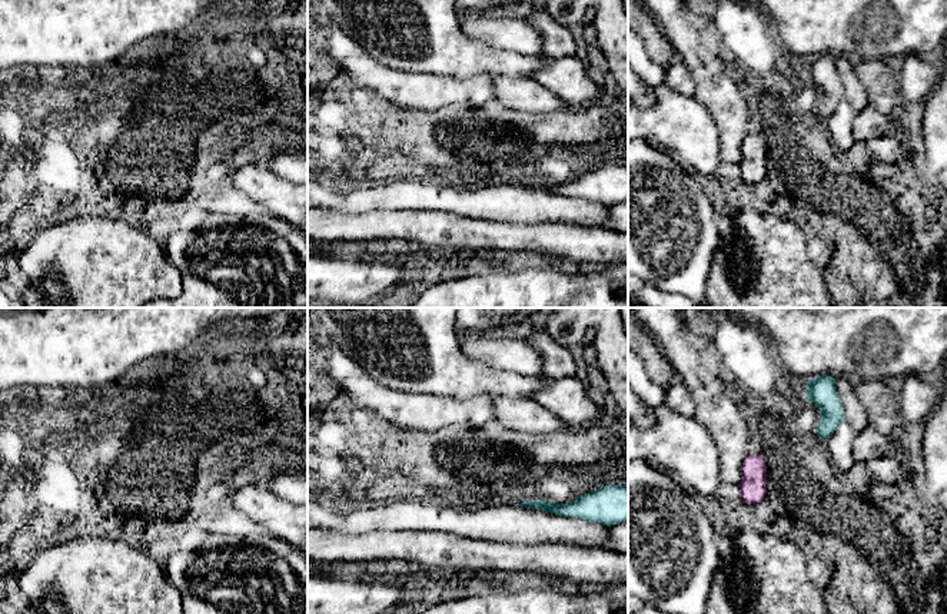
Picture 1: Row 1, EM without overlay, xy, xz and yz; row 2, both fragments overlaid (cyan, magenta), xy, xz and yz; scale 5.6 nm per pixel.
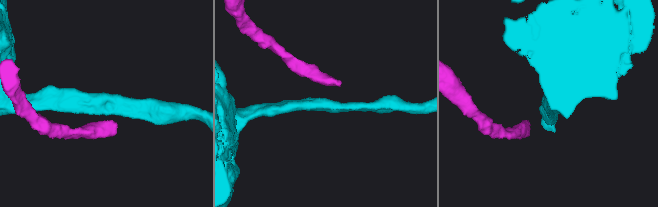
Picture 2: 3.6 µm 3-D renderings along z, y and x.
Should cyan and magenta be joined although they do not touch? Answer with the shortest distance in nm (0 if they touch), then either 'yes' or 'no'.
340 nm | no

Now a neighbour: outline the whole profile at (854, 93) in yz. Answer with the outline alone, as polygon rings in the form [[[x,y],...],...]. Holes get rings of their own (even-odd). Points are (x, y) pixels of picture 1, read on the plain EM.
[[[837,57],[835,66],[844,87],[844,99],[854,113],[858,114],[868,103],[865,89],[857,77],[854,64],[847,57]]]

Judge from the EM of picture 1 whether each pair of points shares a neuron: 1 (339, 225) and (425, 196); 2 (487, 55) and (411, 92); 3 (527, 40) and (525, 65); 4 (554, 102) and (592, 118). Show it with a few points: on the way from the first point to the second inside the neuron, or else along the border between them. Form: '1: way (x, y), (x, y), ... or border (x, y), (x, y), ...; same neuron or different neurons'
1: border (424, 208), (374, 208), (356, 213); different neurons
2: border (412, 70), (428, 70), (461, 79), (479, 75); different neurons
3: border (492, 46), (501, 50), (540, 55); different neurons
4: border (564, 110), (531, 115); different neurons

